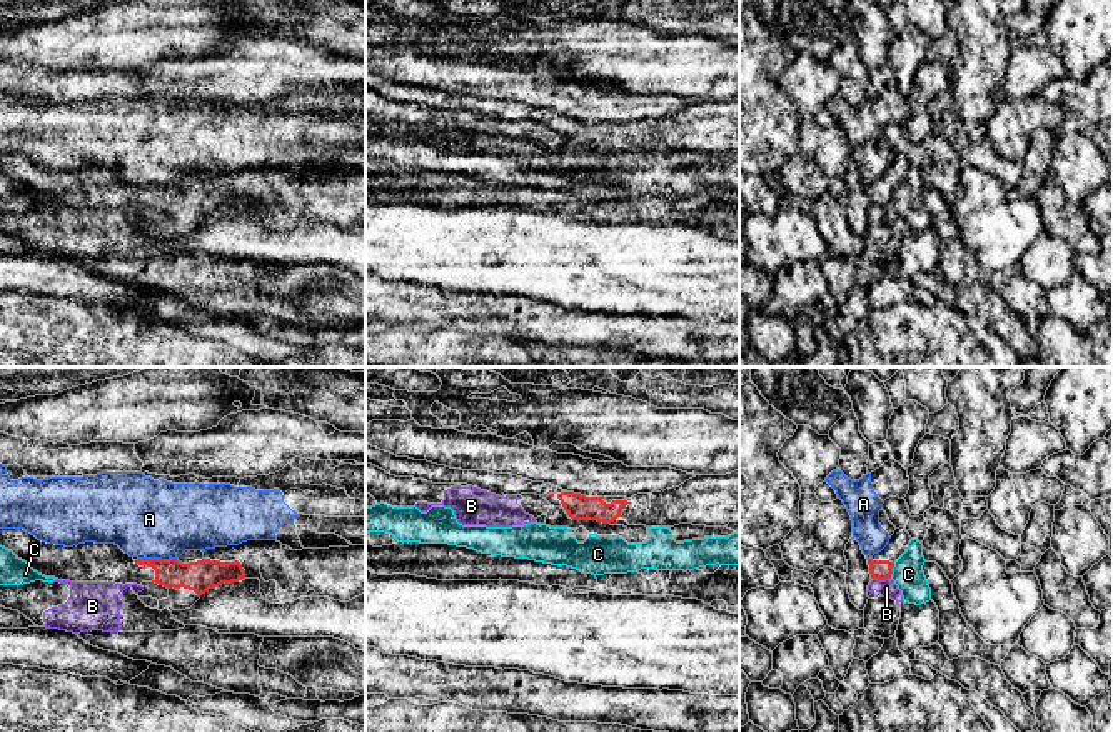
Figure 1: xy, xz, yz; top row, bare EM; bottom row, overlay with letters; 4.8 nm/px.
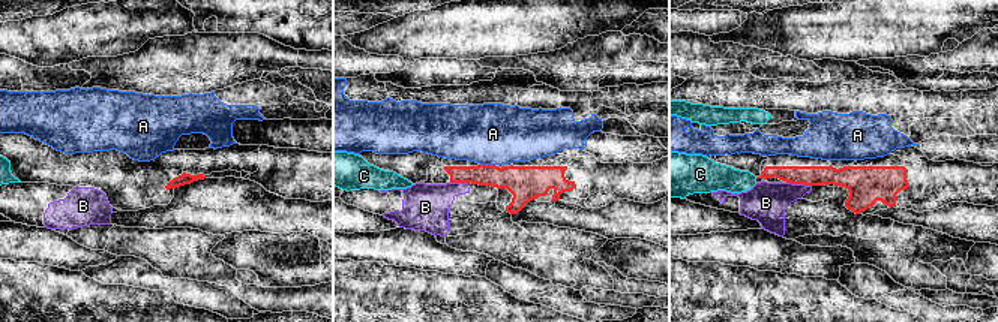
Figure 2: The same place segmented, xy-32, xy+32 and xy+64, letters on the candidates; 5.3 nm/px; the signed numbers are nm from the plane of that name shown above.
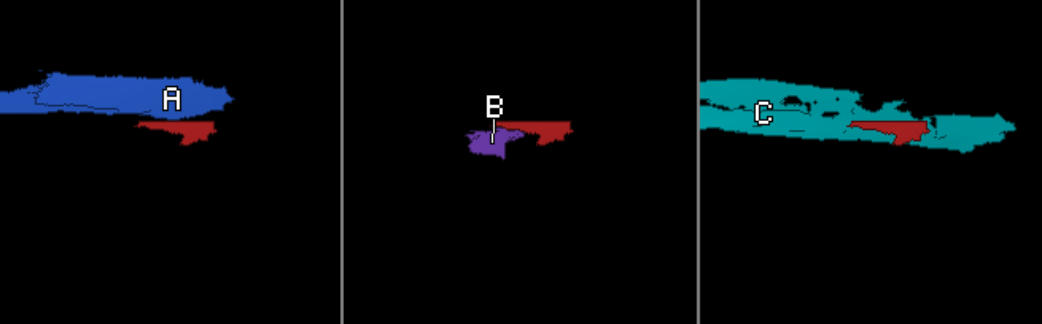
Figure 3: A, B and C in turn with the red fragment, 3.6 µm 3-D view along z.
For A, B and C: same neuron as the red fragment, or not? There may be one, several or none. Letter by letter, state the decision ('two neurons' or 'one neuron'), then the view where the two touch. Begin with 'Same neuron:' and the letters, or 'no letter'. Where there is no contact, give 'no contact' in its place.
Same neuron: no letter
A: two neurons; meets red in xy
B: two neurons; meets red in yz
C: two neurons; meets red in yz

